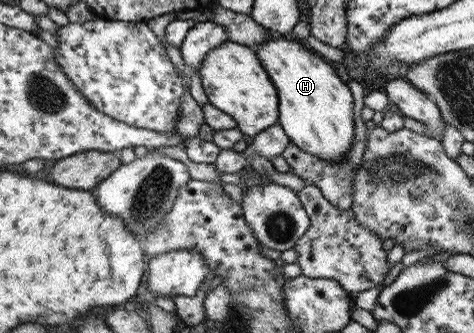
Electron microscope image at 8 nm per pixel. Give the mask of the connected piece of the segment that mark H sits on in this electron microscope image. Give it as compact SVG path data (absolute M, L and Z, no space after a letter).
M271 32L271 37L262 44L253 48L261 68L265 70L273 87L277 90L278 97L278 125L285 133L288 140L301 151L315 155L329 165L335 165L344 161L349 146L355 133L355 120L353 120L352 107L353 95L348 85L341 82L335 71L327 63L324 63L317 55L313 55L309 49L305 49L301 41L291 36Z

